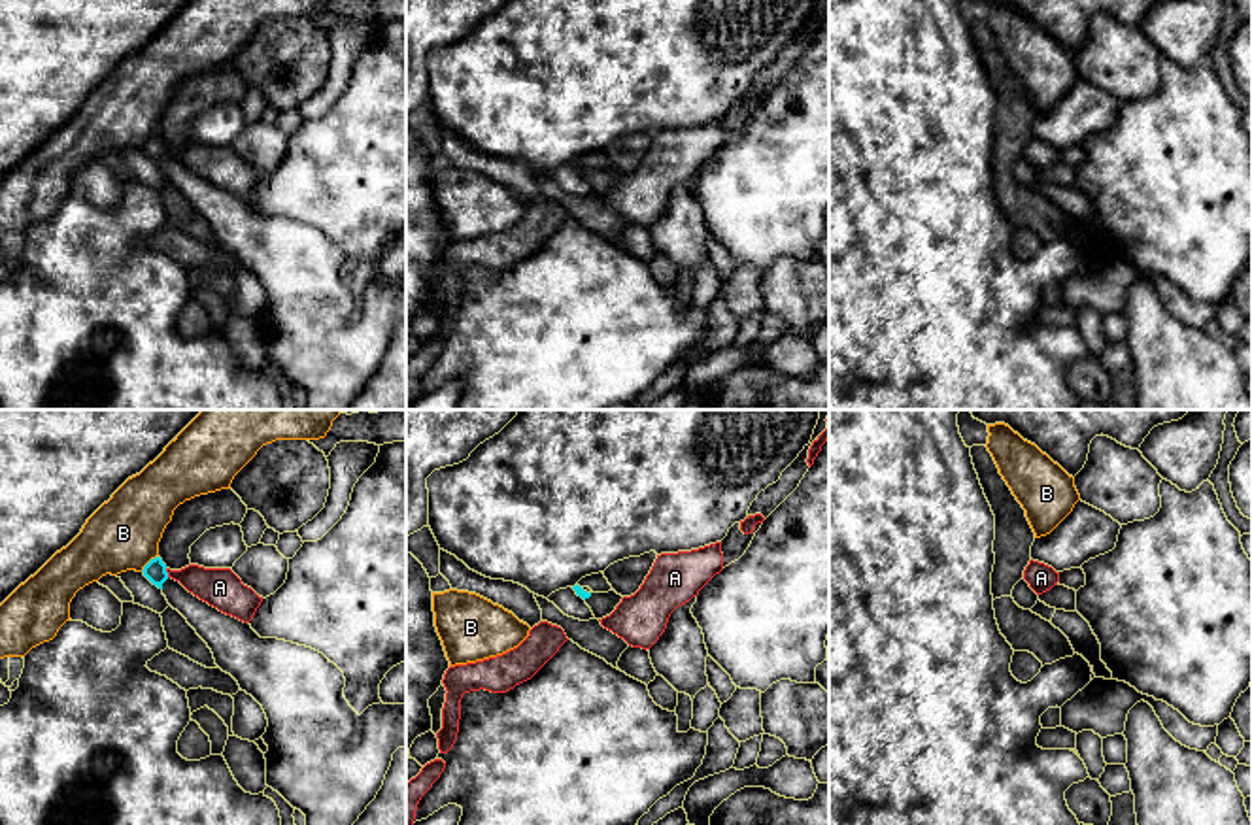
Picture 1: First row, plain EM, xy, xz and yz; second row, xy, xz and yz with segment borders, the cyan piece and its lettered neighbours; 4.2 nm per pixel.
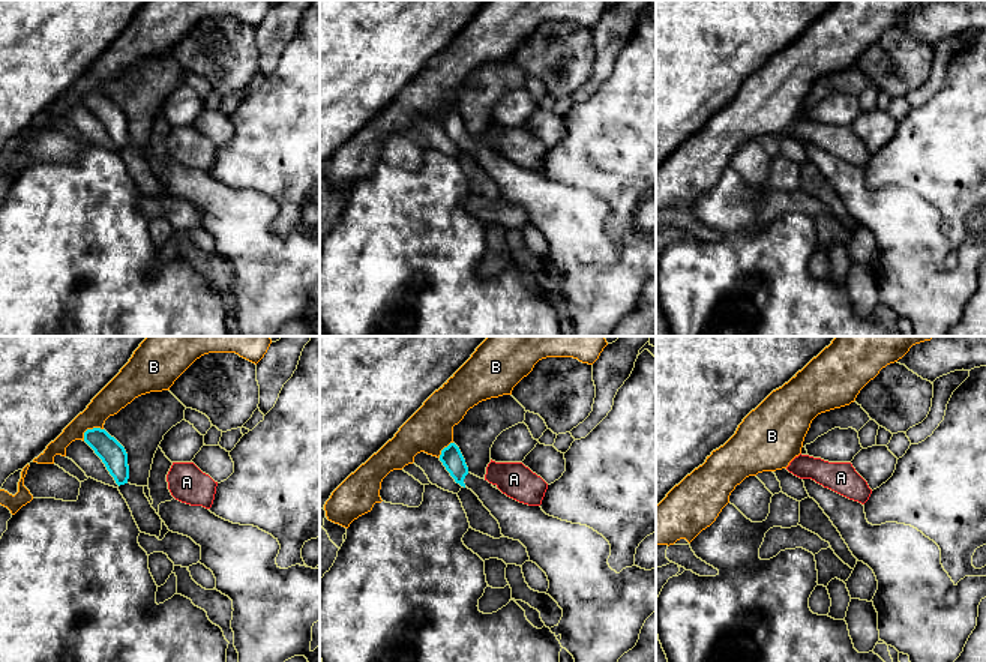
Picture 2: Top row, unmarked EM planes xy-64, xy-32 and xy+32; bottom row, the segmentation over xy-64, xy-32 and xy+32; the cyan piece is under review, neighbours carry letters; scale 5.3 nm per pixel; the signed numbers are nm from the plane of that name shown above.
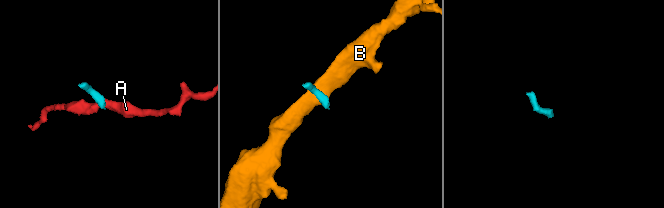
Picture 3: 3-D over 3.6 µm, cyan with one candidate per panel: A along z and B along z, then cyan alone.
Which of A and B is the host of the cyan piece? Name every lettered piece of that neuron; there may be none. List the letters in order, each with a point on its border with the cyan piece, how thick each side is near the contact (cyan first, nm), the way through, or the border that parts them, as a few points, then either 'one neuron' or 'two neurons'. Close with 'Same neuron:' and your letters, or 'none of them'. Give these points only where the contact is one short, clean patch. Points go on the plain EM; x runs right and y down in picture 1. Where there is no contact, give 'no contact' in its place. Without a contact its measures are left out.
A: xy (167, 150) | 100/170 nm | along xy (165, 146), (169, 153) | two neurons
B: xy (148, 140) | 100/300 nm | along xy (157, 133), (140, 148) | two neurons
Same neuron: none of them

